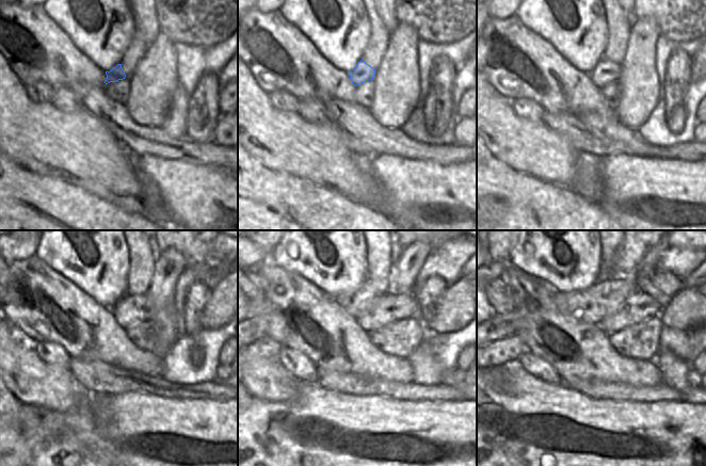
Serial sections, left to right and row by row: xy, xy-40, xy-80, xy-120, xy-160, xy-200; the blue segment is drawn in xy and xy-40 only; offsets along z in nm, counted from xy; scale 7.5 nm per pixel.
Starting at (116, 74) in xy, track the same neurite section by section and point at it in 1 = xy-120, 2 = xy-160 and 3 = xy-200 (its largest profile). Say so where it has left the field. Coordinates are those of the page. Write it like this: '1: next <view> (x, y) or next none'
1: next xy-120 (131, 309)
2: next xy-160 (387, 308)
3: next xy-200 (641, 306)

